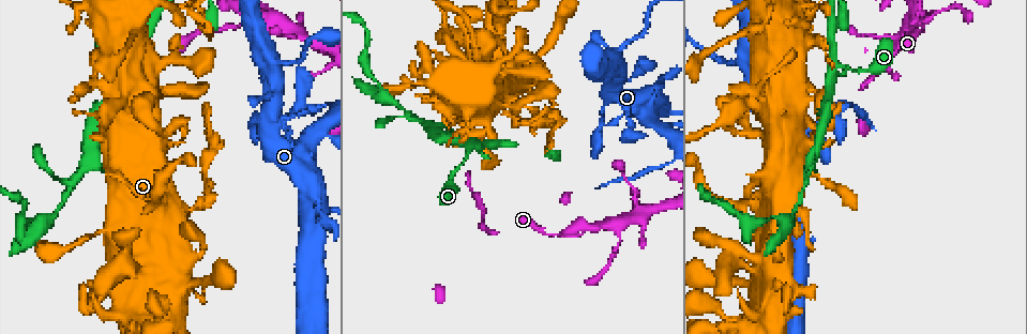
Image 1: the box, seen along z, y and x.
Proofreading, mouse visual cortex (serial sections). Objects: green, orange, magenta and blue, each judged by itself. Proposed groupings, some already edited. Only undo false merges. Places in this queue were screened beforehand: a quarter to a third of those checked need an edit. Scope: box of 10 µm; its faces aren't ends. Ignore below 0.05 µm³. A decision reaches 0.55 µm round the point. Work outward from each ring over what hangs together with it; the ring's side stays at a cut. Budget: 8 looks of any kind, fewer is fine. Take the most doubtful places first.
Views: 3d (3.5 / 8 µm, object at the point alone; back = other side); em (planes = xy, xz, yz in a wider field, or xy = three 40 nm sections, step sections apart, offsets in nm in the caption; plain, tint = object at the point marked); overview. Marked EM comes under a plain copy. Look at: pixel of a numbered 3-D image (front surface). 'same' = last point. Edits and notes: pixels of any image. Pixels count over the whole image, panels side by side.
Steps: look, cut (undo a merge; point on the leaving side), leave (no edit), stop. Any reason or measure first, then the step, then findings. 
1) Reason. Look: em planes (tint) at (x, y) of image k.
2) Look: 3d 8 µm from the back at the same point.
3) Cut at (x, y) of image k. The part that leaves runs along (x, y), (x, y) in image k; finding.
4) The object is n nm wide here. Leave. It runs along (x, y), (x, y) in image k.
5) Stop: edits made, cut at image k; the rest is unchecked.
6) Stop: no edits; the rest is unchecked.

Sudden change in width. Look: 3d 3.5 µm at (583, 233) of image 1.

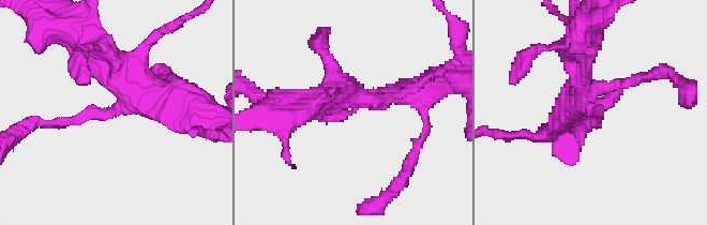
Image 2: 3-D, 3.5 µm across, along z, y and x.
4 arms meet here; the arms are 100, 250, 250, 300 nm wide; now the EM. Look: em planes (tint) at (593, 112) of image 2.

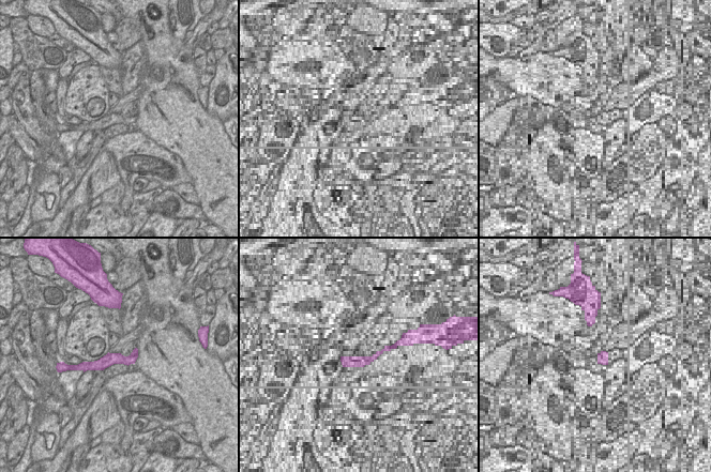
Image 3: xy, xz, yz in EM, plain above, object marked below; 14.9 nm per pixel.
Leave. It runs along (40, 123), (175, 94) in image 2; continuous, no second cell.

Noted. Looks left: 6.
Calibre changes. Look: 3d 8 µm at (837, 66) of image 1.

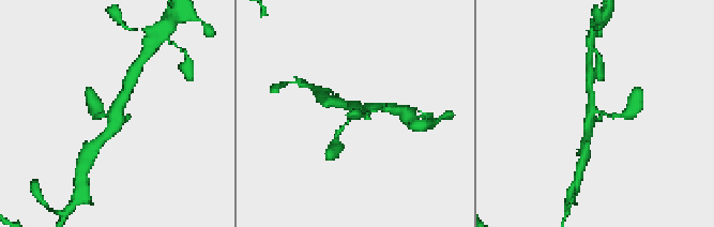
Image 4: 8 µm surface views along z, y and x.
Look: em planes (tint) at the same point.

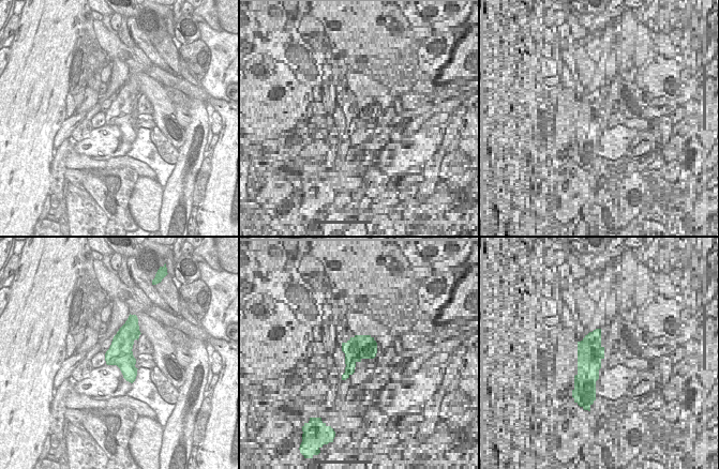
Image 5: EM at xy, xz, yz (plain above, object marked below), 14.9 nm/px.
The object is 360 nm wide here. Leave. It runs along (617, 116), (592, 111), (587, 137) in image 4; one cell here.

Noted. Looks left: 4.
A fork. Look: 3d 3.5 µm at (76, 178) of image 1.

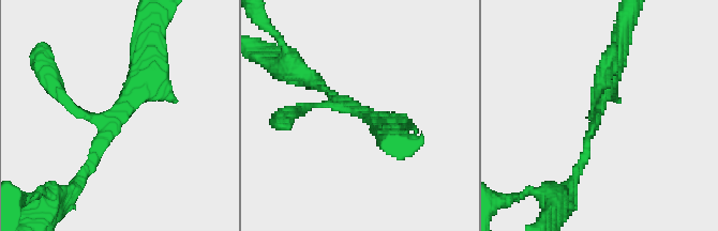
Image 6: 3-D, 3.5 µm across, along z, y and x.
3 arms meet here; the arms are 100, 150, 300 nm wide. Look: em planes (tint) at (116, 114) of image 6.

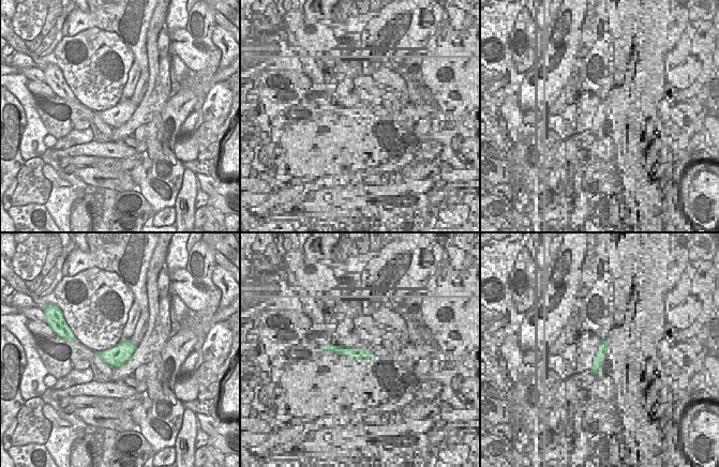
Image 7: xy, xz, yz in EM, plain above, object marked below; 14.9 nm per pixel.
Leave. It runs along (150, 57), (150, 79), (81, 174) in image 6; continuous, no second cell.

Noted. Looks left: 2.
Stop: no edits; the rest is unchecked.

